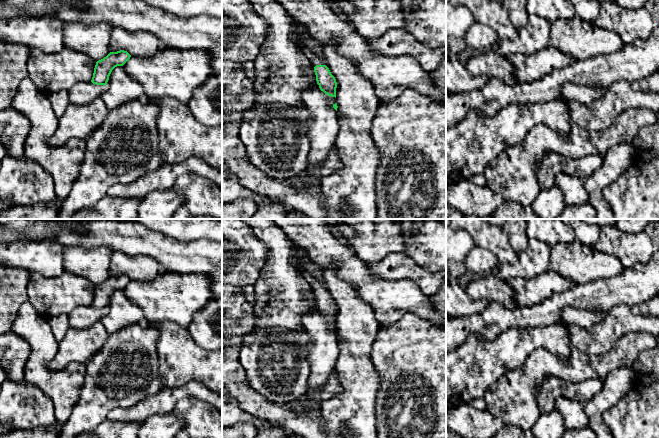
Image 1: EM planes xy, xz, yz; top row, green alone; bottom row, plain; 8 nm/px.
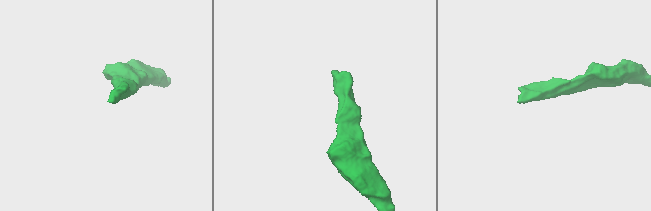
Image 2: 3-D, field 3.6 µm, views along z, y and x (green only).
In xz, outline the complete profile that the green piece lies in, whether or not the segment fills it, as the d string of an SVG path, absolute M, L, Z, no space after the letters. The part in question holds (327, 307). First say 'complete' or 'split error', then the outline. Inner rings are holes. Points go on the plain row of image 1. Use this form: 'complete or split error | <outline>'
split error | M307 271L302 272L302 274L314 290L316 305L320 314L328 320L336 322L337 306L335 301L331 298L329 292L326 290L324 281L319 281Z

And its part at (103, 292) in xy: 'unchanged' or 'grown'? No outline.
unchanged

